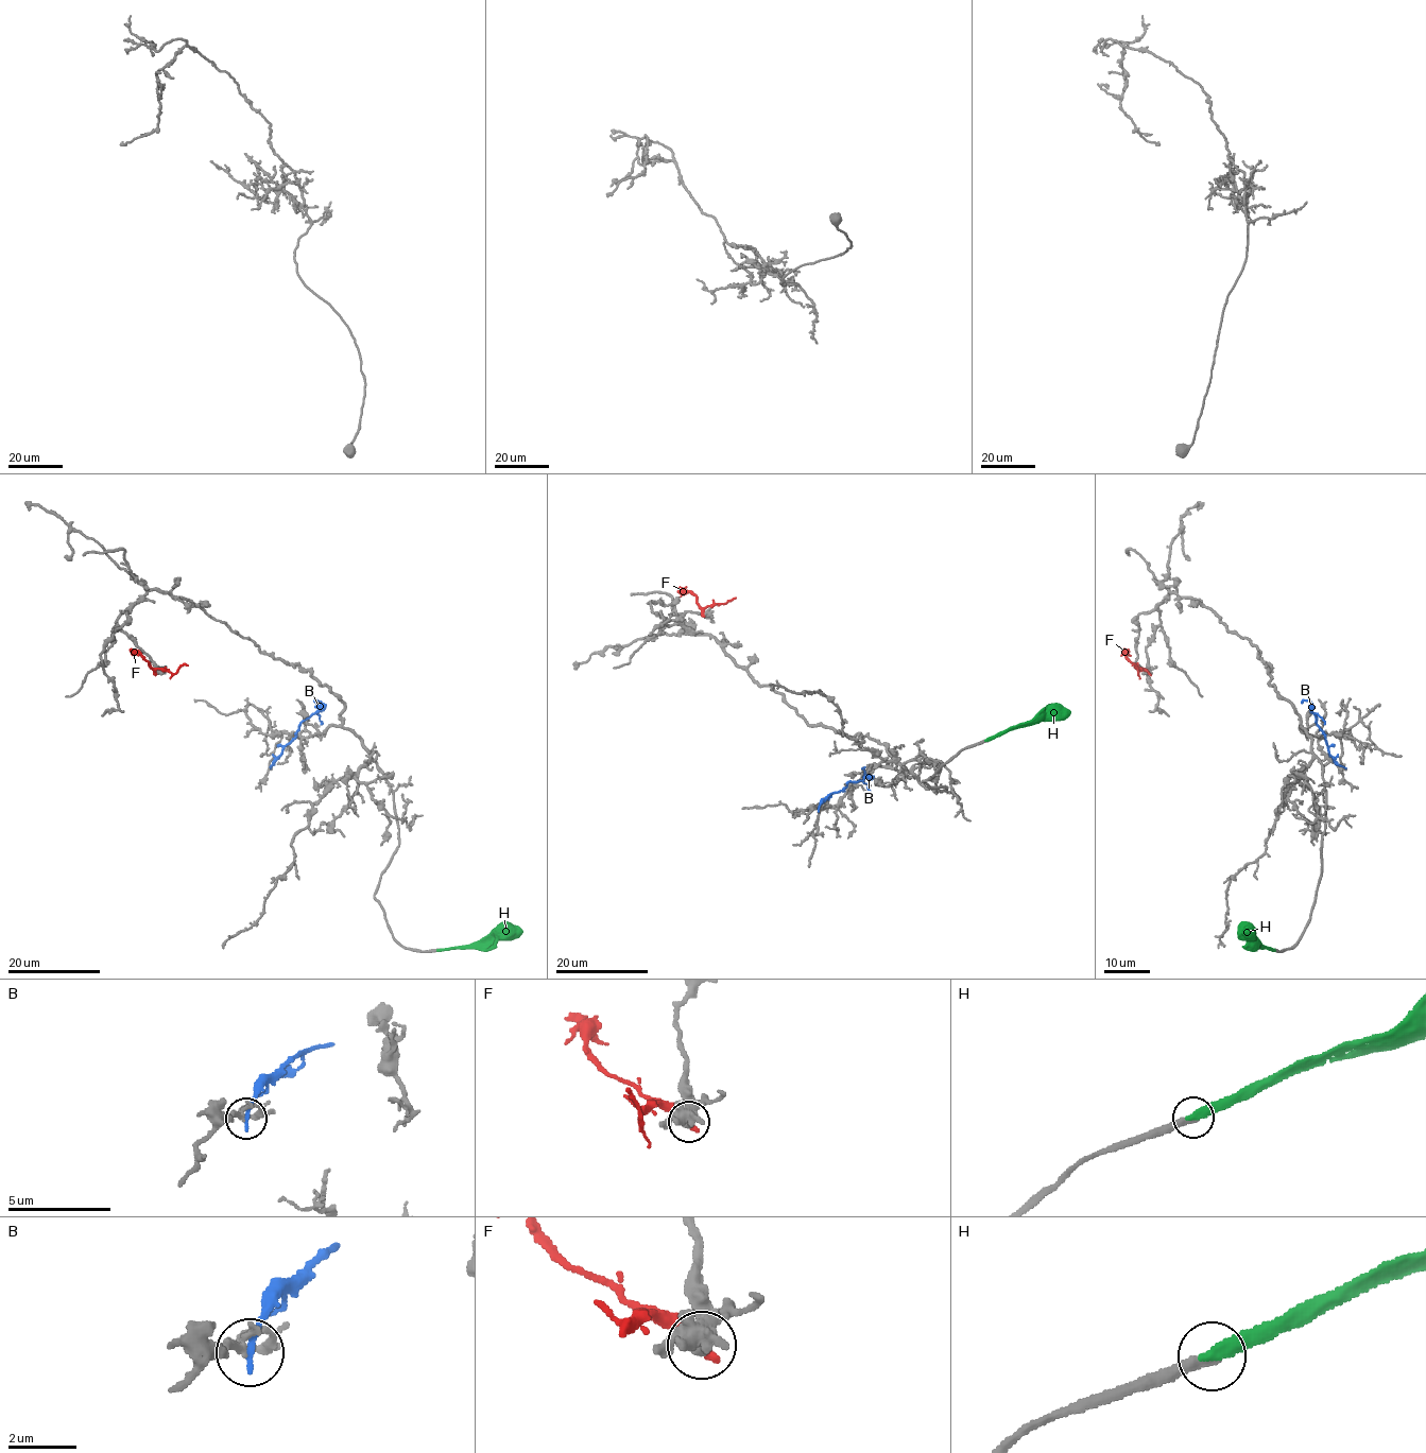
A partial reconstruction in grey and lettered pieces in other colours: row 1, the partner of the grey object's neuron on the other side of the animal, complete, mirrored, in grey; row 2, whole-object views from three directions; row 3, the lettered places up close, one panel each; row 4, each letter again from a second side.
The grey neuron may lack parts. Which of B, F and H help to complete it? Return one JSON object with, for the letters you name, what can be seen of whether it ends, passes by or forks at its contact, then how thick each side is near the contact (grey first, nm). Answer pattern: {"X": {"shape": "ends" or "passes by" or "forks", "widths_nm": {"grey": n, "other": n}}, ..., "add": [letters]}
{"H": {"shape": "ends", "widths_nm": {"grey": 320, "other": 360}}, "add": ["H"]}

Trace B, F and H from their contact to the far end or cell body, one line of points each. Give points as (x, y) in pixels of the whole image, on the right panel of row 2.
B: (1342, 766), (1328, 754), (1311, 703), (1301, 703)
F: (1149, 673), (1133, 663), (1124, 649)
H: (1274, 950), (1246, 931)

